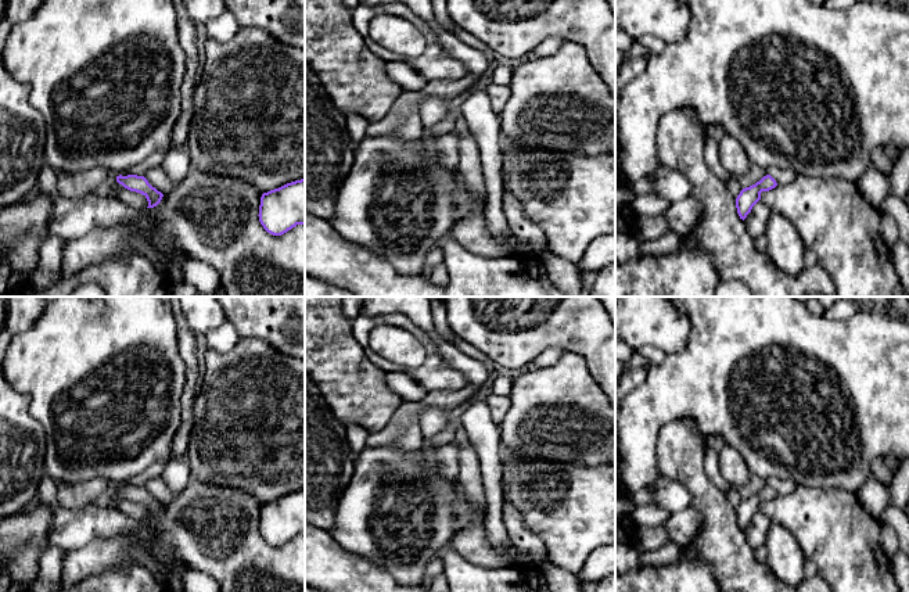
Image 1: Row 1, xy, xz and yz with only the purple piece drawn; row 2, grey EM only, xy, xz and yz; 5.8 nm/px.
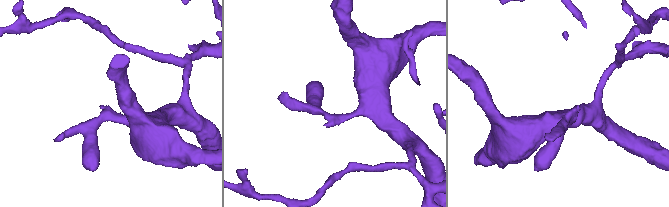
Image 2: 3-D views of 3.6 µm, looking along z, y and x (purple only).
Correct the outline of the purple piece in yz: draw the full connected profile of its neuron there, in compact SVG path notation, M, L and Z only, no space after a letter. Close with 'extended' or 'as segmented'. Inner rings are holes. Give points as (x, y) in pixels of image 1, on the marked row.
M766 175L755 184L745 187L736 198L736 208L740 219L745 219L752 207L761 200L762 191L769 191L777 186L776 180Z; as segmented

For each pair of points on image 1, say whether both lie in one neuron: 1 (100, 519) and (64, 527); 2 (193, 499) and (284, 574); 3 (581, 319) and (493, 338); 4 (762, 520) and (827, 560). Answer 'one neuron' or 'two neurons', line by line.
1: one neuron
2: one neuron
3: one neuron
4: two neurons

